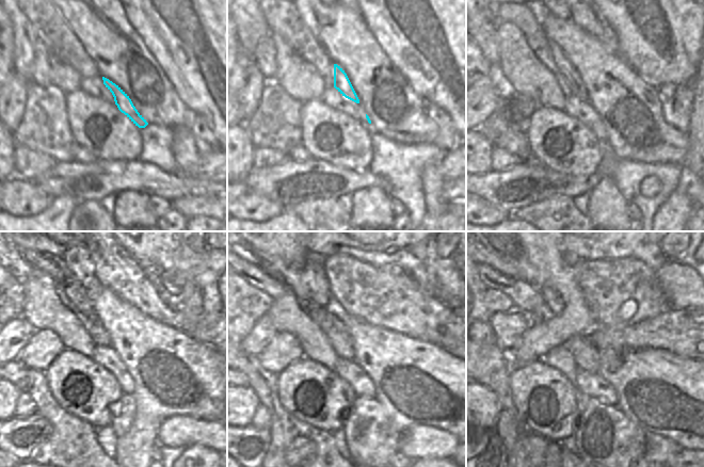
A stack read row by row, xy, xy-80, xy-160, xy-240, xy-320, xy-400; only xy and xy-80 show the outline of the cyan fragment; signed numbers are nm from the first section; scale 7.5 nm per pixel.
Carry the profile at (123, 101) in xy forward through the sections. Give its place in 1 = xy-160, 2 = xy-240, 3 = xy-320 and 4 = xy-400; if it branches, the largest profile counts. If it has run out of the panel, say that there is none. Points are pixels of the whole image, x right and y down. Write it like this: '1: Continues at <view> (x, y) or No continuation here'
1: Continues at xy-160 (571, 76)
2: Continues at xy-240 (74, 290)
3: Continues at xy-320 (291, 277)
4: Continues at xy-400 (488, 259)

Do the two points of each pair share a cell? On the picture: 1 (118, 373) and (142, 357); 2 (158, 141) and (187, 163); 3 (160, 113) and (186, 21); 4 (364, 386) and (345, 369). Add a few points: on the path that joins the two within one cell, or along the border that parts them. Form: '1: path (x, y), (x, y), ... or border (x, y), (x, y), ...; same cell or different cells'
1: border (112, 348), (132, 379), (132, 392); different cells
2: border (171, 128), (172, 151), (178, 172); different cells
3: border (156, 60), (182, 102); different cells
4: path (360, 382), (349, 371); same cell

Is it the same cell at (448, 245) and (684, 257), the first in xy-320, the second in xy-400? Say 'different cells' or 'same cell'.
different cells

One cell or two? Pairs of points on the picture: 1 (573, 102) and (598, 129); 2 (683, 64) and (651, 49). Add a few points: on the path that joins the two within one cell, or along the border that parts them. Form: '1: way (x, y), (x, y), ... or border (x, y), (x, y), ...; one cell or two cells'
1: way (580, 109), (593, 122); one cell
2: way (675, 64), (668, 65), (658, 55); one cell

